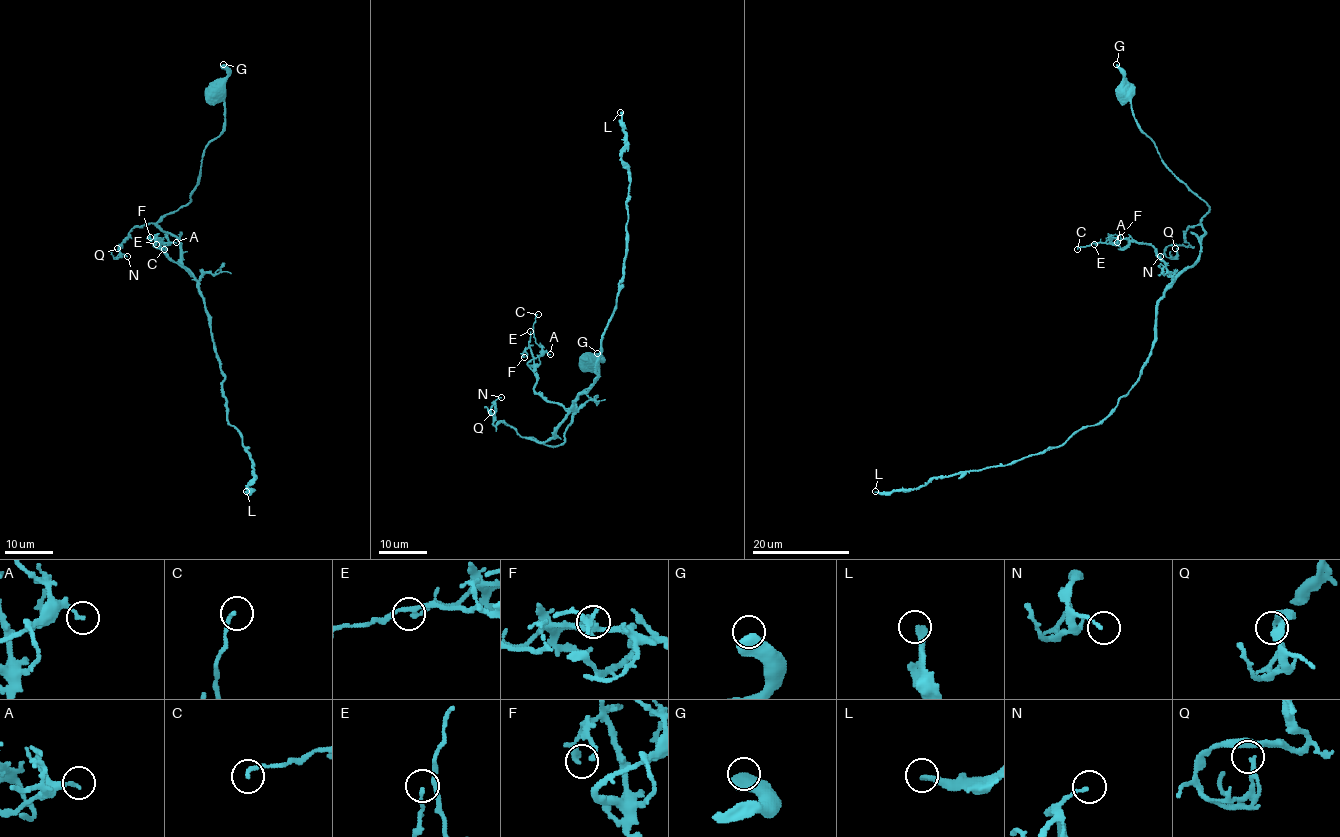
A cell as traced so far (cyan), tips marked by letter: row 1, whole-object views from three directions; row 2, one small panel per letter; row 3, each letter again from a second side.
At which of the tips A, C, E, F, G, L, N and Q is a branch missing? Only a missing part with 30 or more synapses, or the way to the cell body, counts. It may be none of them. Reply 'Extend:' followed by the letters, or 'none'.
Extend: L

